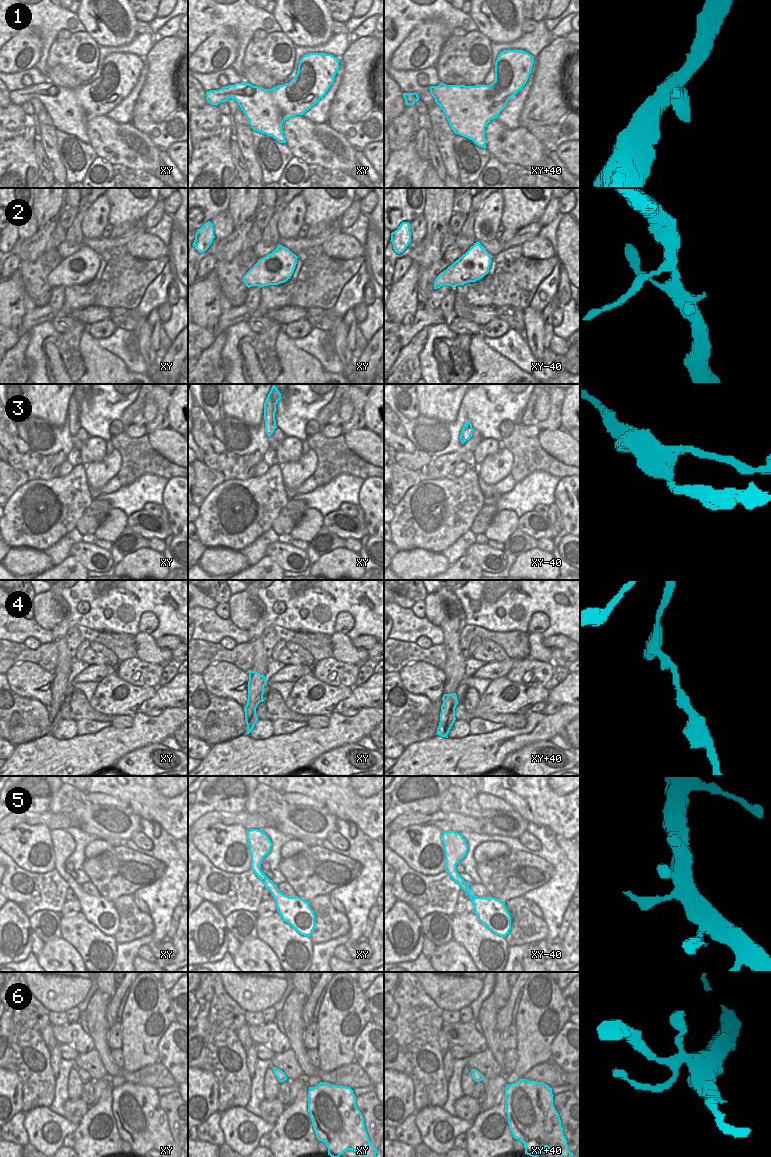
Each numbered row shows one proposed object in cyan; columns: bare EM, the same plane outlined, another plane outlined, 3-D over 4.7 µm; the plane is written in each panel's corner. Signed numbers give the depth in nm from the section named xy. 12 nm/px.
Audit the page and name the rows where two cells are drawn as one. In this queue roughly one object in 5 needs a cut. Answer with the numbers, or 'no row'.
no row

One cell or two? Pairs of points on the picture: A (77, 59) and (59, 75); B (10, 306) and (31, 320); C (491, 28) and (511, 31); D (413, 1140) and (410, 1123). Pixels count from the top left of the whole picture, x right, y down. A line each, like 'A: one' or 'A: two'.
A: two
B: two
C: one
D: one

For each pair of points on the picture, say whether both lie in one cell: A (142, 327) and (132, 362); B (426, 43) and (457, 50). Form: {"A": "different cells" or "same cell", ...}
{"A": "different cells", "B": "different cells"}

